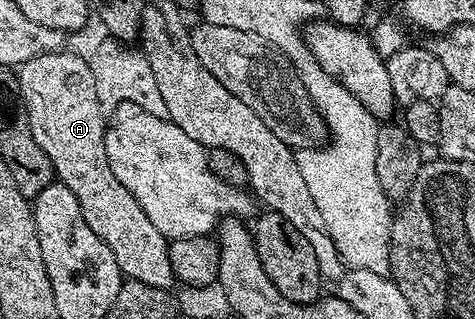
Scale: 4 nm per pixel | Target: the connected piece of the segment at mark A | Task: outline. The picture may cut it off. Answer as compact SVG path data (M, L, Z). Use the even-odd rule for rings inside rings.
M68 52L43 53L19 66L20 90L30 119L30 131L38 147L46 151L56 172L55 180L74 191L74 199L78 199L78 207L82 207L82 219L90 223L90 231L94 231L94 235L98 235L98 239L102 239L102 243L114 251L114 259L118 259L121 274L130 281L150 283L150 287L171 290L174 278L168 254L169 238L164 237L162 231L154 227L154 223L150 223L146 211L138 207L138 199L134 199L134 195L130 195L130 191L118 183L114 171L110 171L104 138L106 109L98 99L98 87L94 83L92 68L88 66L87 56L79 57L76 53Z

